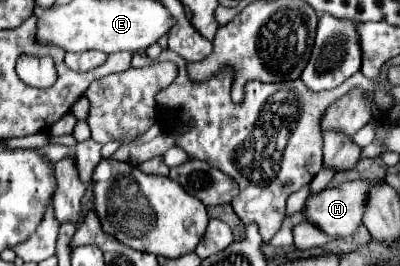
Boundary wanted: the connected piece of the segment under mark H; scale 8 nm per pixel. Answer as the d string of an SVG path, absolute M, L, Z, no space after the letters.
M359 178L353 182L341 182L335 188L323 188L321 192L311 194L301 208L305 214L305 220L333 238L345 238L345 236L353 234L363 220L365 194L371 186L375 186L375 182L377 182L375 178Z

